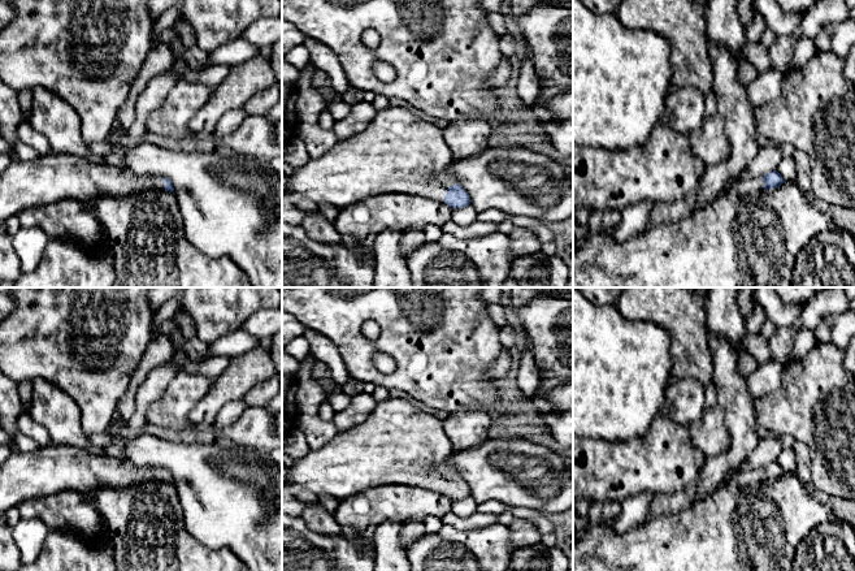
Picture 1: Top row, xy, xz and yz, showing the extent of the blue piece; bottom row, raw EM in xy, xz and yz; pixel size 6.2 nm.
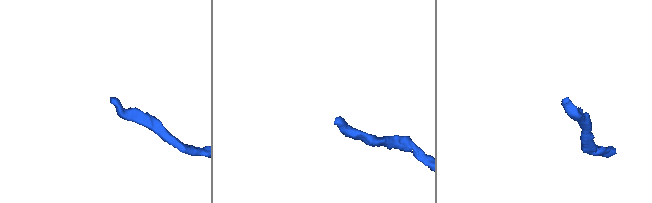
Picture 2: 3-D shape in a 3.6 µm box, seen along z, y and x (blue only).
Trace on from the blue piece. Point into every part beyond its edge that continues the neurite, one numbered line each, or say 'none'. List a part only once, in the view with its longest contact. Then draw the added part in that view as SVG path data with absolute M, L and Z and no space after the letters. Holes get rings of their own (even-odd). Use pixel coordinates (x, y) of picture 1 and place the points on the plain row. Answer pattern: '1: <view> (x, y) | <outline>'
1: xz (398, 444) | M389 398L378 402L364 423L339 433L322 447L295 460L287 468L283 484L291 486L295 497L308 490L317 496L329 494L339 502L387 484L405 484L444 494L447 480L457 476L453 455L442 418L426 414L405 399Z

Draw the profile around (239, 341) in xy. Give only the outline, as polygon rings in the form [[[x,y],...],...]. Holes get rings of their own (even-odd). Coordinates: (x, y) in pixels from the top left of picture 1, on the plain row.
[[[239,328],[211,343],[208,349],[208,355],[199,362],[213,356],[226,356],[229,359],[233,359],[255,349],[256,346],[259,346],[259,342],[259,338]]]

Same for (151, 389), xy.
[[[173,360],[155,367],[146,377],[146,380],[138,388],[135,395],[135,412],[127,420],[133,428],[140,428],[146,424],[146,411],[148,406],[161,398],[169,382],[179,372],[179,368]]]

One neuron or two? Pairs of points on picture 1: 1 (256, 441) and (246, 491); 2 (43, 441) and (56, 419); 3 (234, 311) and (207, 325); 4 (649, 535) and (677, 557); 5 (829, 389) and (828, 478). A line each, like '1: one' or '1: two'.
1: two
2: two
3: one
4: one
5: one

